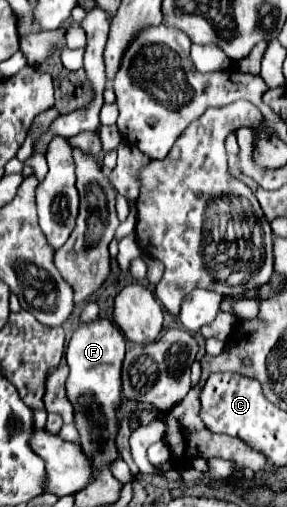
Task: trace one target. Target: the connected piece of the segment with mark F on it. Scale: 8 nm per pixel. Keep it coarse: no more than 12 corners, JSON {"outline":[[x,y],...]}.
{"outline":[[81,323],[67,351],[79,443],[109,469],[125,337]]}

